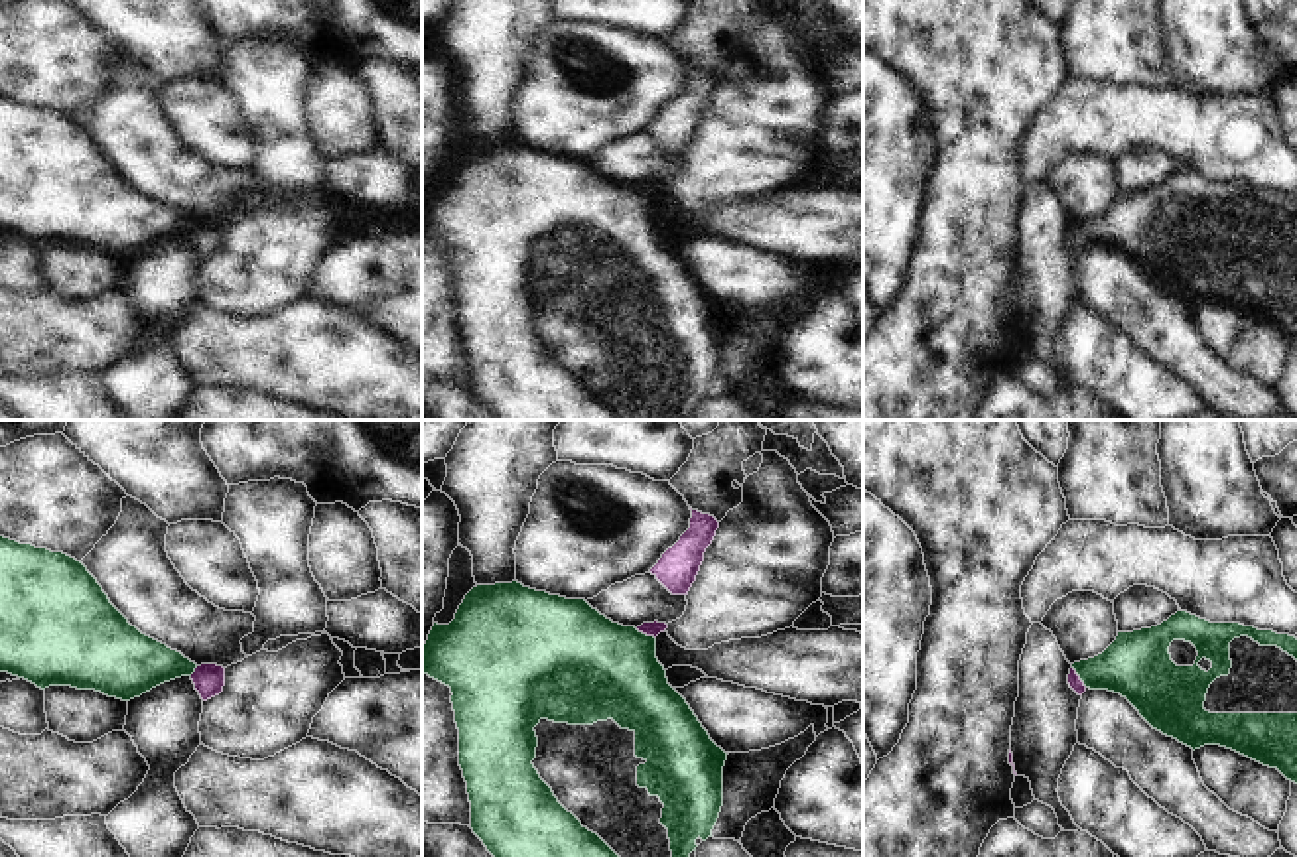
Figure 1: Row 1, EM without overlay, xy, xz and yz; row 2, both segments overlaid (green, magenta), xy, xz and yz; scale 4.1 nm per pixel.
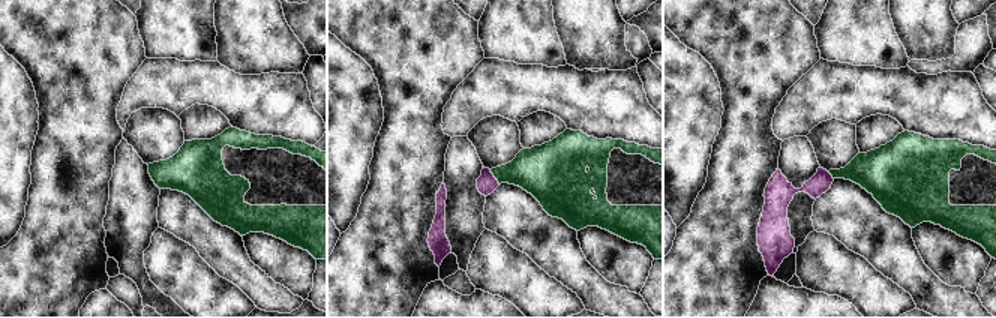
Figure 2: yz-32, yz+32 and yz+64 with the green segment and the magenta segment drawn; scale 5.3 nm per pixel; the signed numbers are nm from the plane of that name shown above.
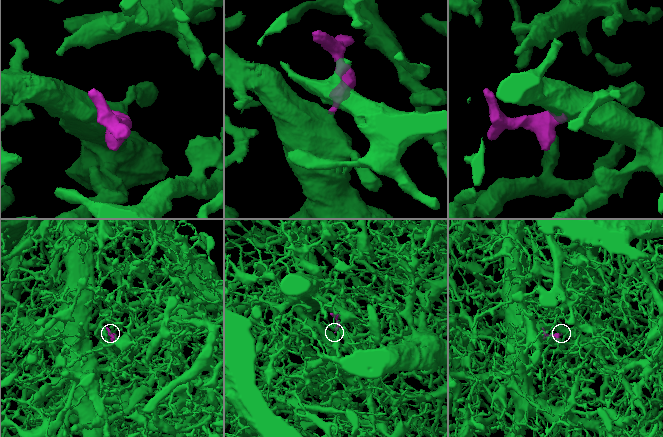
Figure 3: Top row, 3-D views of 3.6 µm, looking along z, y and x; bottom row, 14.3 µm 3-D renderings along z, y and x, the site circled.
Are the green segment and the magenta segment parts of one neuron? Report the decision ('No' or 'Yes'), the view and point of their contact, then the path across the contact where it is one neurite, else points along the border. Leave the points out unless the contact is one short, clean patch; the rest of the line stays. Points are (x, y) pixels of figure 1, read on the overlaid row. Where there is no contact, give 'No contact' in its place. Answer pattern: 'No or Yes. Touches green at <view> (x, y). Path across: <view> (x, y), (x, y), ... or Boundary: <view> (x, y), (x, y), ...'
Yes. Touches green at xz (645, 635). Path across: xz (594, 668), (617, 662), (645, 635), (651, 629)

